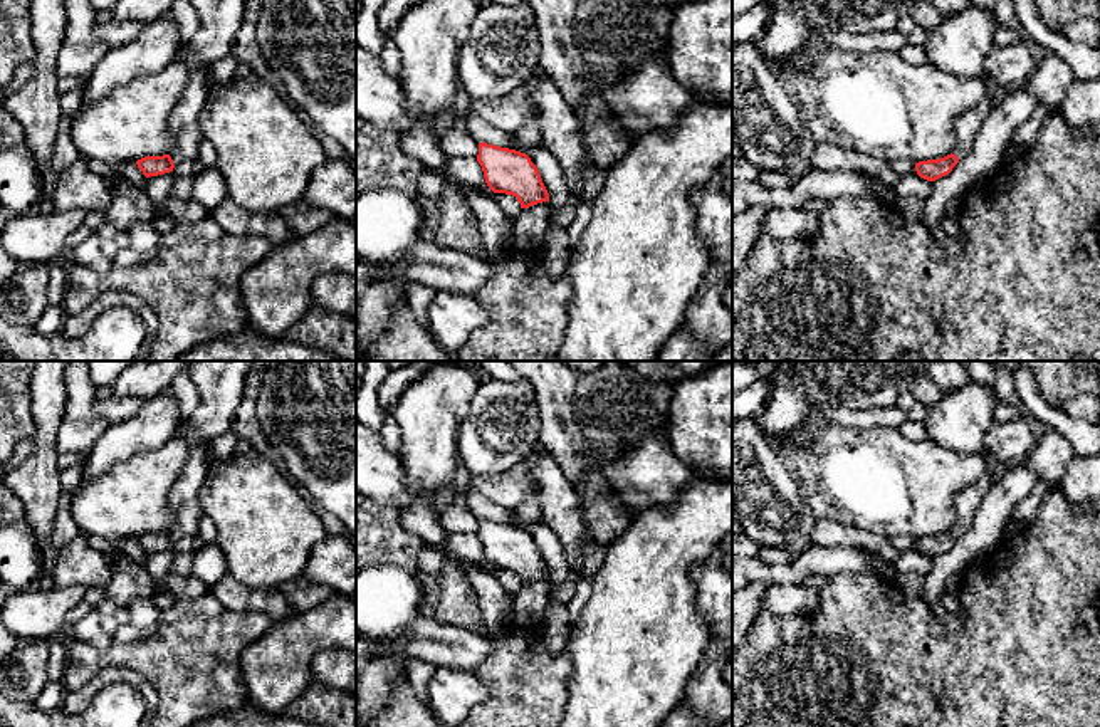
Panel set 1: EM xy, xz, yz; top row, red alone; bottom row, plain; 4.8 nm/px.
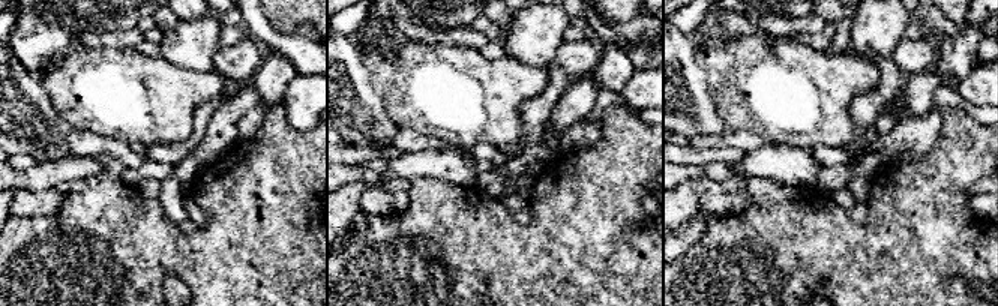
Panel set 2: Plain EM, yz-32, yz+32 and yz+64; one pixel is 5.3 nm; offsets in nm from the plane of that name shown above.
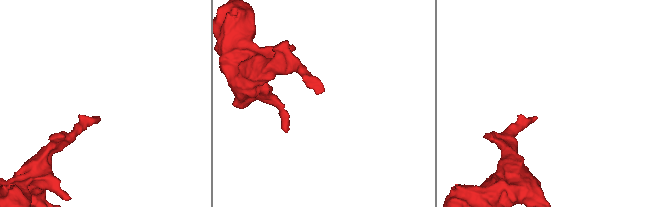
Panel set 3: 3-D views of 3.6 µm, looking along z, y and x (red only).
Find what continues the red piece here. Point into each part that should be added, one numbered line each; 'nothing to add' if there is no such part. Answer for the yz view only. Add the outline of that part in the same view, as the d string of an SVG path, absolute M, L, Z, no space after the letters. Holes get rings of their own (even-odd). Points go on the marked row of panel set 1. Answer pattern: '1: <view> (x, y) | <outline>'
1: yz (968, 125) | M986 74L982 79L986 84L986 97L956 119L956 144L952 154L956 154L959 161L972 151L979 129L984 126L986 118L1003 96L996 79Z

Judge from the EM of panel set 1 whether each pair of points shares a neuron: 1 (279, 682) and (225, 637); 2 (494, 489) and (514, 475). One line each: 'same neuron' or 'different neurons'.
1: different neurons
2: same neuron

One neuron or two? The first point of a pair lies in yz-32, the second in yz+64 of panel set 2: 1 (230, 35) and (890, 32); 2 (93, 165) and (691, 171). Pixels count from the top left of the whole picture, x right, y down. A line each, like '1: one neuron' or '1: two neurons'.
1: two neurons
2: one neuron

